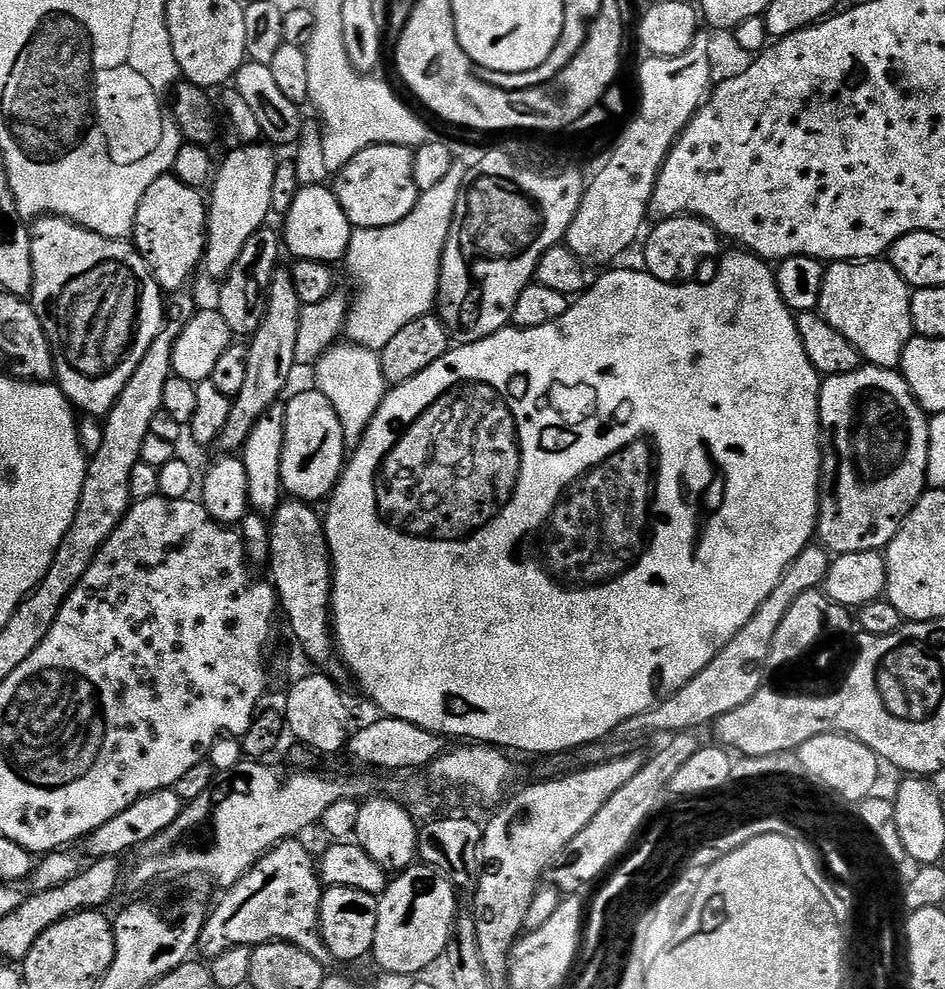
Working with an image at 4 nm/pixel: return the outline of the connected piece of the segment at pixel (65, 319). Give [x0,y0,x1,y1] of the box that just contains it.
[30,216,166,418]

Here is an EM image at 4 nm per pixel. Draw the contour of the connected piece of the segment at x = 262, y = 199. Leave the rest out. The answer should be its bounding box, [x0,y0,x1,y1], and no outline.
[202,142,278,278]

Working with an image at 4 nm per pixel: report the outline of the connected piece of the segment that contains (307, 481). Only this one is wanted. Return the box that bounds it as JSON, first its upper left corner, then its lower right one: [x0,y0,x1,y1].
[282,390,346,502]

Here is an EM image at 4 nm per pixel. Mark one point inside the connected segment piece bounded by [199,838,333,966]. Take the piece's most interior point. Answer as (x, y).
(278, 900)

